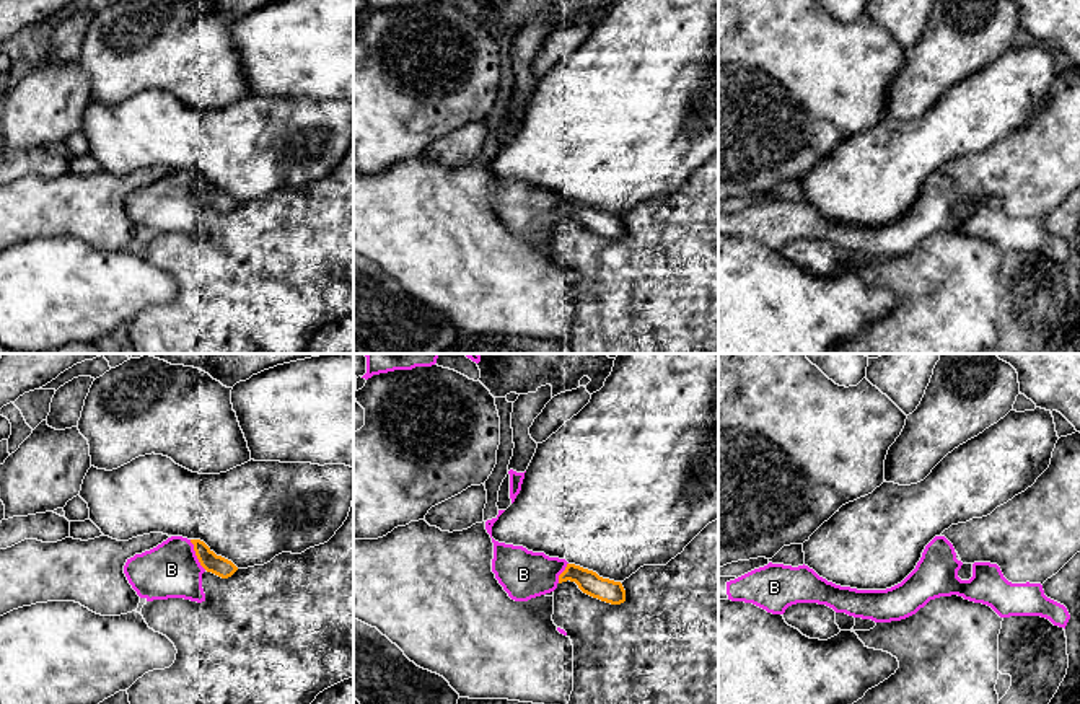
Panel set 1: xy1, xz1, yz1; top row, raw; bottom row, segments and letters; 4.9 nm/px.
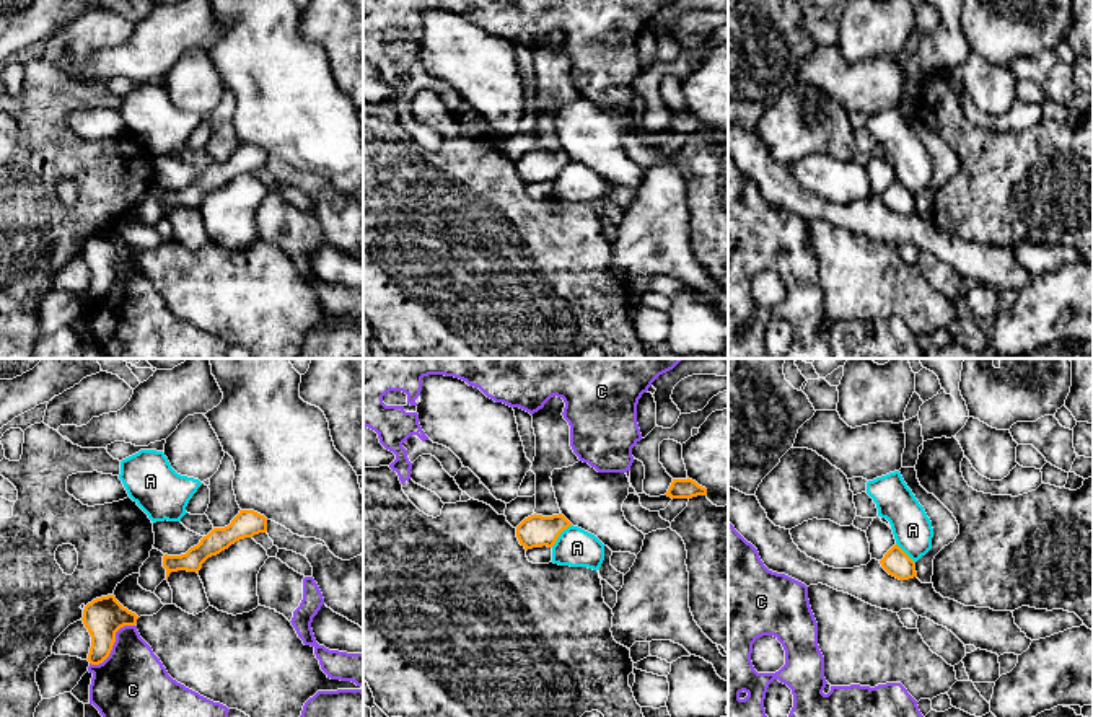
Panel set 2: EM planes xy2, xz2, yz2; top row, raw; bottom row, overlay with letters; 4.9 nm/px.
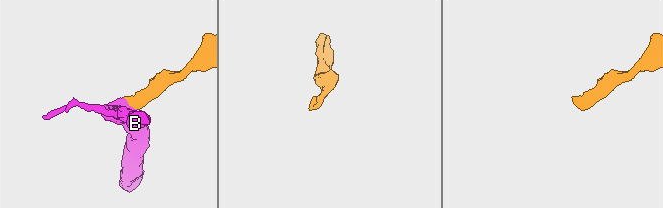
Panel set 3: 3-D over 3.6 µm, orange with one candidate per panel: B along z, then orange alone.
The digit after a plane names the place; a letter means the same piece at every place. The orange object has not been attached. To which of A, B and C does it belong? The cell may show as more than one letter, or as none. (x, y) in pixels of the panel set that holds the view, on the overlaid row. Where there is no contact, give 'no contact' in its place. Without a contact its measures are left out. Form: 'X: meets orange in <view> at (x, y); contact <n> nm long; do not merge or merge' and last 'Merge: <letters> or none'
A: meets orange in xz2 at (559, 535); contact 160 nm long; do not merge
B: meets orange in xy1 at (196, 554); contact 170 nm long; merge
C: meets orange in xy2 at (113, 644); contact 300 nm long; do not merge
Merge: B

